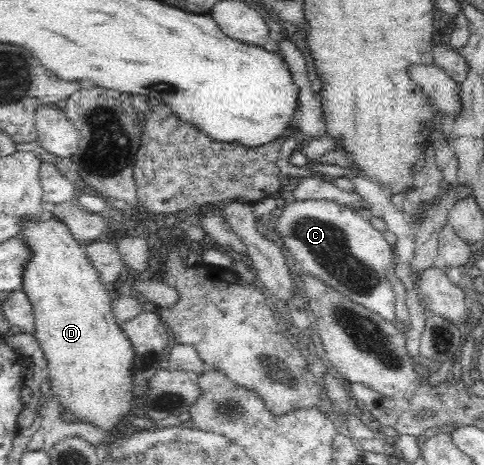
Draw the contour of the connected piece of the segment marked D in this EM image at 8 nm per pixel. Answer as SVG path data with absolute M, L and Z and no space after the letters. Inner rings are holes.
M46 213L41 223L22 223L22 238L29 245L33 256L23 270L22 290L32 305L34 313L33 335L38 342L38 353L47 359L50 390L59 398L59 408L74 422L85 422L111 432L121 424L131 408L135 408L135 386L133 385L133 356L135 349L127 335L115 320L112 299L100 282L95 267L84 253L84 244L73 239L69 229L54 216Z

